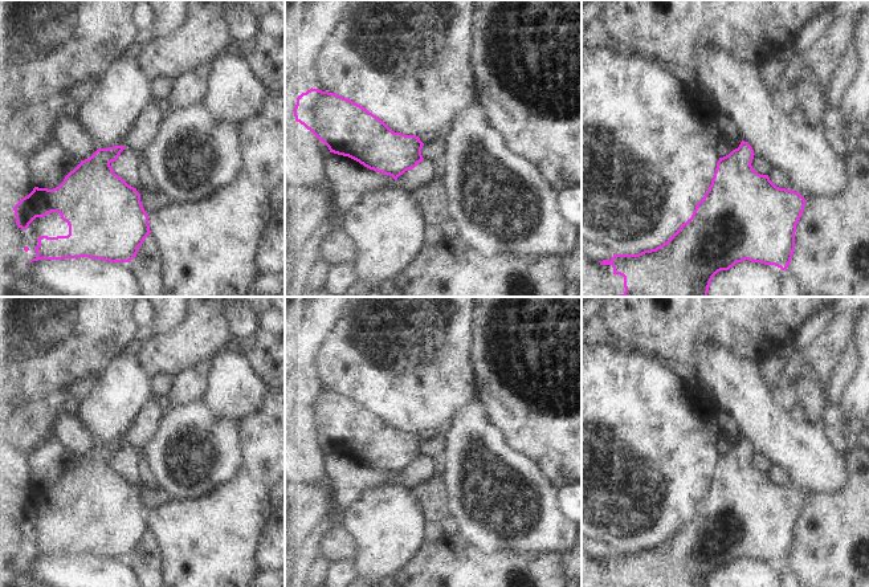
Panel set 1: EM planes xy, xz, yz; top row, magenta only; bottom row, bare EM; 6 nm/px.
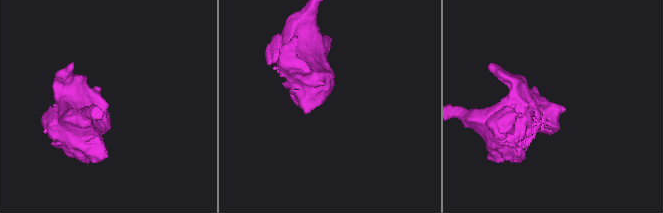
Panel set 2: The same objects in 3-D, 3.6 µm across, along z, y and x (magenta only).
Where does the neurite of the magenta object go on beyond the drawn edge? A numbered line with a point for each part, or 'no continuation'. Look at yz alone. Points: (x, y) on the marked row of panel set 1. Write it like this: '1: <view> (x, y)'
no continuation

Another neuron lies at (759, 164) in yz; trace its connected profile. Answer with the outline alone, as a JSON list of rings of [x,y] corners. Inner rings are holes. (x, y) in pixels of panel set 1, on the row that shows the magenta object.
[[[754,155],[752,163],[751,163],[754,171],[756,171],[760,175],[770,175],[772,171],[772,166],[760,155]]]

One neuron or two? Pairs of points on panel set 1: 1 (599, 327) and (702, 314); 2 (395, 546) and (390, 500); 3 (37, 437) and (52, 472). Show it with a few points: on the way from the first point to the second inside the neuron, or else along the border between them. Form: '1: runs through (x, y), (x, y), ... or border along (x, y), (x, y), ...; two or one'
1: border along (599, 313), (615, 342); two
2: runs through (390, 534), (390, 512); one
3: runs through (45, 445), (49, 453), (49, 464); one

